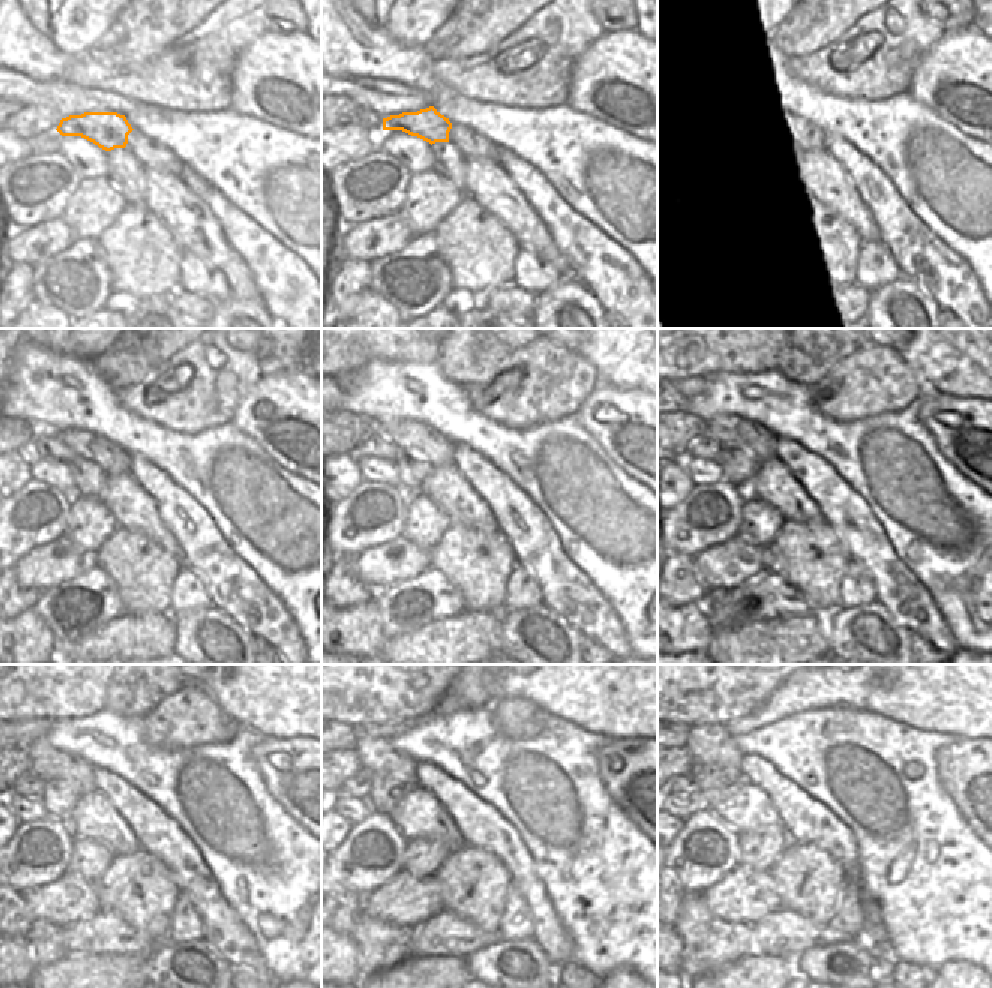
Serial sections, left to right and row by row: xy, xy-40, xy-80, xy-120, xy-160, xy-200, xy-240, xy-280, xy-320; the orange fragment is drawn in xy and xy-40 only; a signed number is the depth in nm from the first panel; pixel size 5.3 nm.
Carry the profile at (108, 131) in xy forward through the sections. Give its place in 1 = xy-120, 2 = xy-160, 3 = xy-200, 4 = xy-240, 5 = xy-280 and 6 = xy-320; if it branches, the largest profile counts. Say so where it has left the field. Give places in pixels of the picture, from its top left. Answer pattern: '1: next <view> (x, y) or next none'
1: next xy-120 (45, 446)
2: next xy-160 (375, 446)
3: next xy-200 (706, 447)
4: next xy-240 (29, 784)
5: next xy-280 (359, 786)
6: next xy-320 (688, 784)

